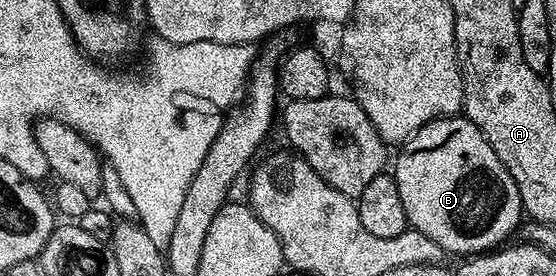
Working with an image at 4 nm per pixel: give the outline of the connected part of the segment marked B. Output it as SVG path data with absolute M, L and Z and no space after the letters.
M463 116L435 118L433 122L425 124L417 134L413 134L407 142L399 147L399 150L400 155L396 158L394 177L398 184L398 196L402 196L402 208L406 208L406 220L408 221L409 227L418 232L422 232L422 236L430 236L430 240L434 240L434 244L441 246L447 255L464 254L460 256L475 256L495 251L497 248L503 247L505 243L511 239L508 237L510 237L515 230L517 233L517 231L521 229L524 205L522 204L522 196L518 192L518 184L514 180L514 176L510 176L510 172L502 164L502 160L498 160L494 148L490 148L490 144L486 140L486 136L482 136L480 129L477 128L469 118Z

